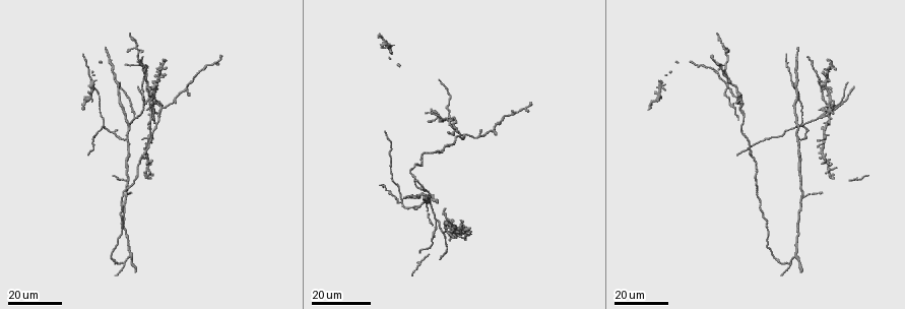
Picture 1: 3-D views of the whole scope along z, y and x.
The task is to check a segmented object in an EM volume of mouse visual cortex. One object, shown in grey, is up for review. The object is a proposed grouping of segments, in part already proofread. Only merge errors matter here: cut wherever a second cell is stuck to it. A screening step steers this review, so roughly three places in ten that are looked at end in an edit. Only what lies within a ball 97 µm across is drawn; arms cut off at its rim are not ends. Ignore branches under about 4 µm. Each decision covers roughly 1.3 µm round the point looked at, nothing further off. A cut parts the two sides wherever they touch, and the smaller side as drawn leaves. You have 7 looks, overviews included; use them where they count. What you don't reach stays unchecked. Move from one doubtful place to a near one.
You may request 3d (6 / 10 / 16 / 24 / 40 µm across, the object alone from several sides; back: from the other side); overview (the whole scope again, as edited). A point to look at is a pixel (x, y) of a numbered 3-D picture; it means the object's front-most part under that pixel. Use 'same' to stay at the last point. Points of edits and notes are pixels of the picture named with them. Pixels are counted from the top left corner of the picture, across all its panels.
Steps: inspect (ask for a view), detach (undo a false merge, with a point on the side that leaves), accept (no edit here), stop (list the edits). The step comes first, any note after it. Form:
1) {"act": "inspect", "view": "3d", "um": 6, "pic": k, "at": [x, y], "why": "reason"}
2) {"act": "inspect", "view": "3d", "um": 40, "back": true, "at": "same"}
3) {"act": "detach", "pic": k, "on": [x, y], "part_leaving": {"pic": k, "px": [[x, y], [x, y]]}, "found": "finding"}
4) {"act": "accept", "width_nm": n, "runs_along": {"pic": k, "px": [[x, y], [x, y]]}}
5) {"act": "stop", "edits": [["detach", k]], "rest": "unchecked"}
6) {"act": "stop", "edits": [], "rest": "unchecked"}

{"act": "inspect", "view": "3d", "um": 16, "pic": 1, "at": [126, 196], "why": "thin arm on a thick one"}

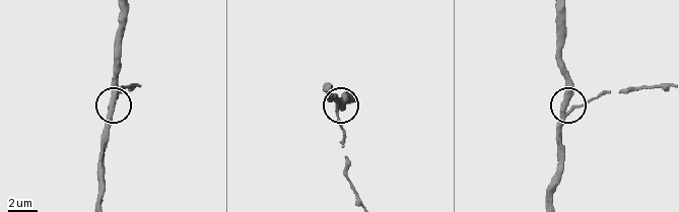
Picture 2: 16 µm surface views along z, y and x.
{"act": "inspect", "view": "3d", "um": 10, "pic": 2, "at": [338, 109]}

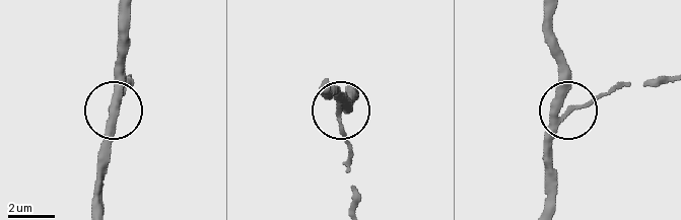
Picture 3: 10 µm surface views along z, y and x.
{"act": "accept", "arms": 3, "runs_along": {"pic": 3, "px": [[323, 84], [338, 112], [350, 168]]}, "found": "one cell here"}

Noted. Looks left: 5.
{"act": "inspect", "view": "3d", "um": 16, "pic": 1, "at": [726, 86], "why": "small branch off a trunk"}

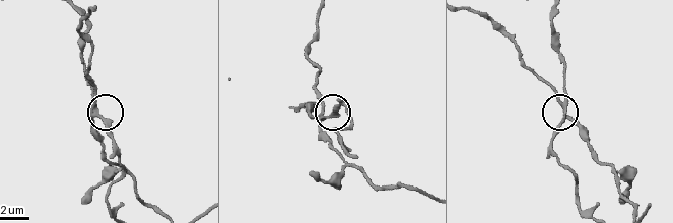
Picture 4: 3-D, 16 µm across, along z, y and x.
{"act": "inspect", "view": "3d", "um": 6, "pic": 4, "at": [562, 104]}

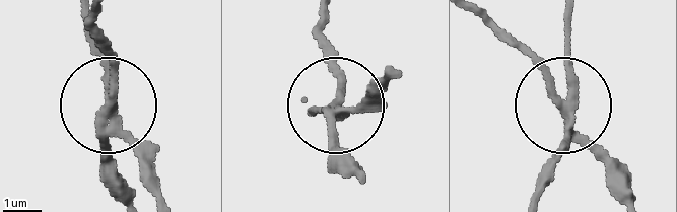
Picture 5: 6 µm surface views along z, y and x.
{"act": "inspect", "view": "3d", "um": 6, "back": true, "pic": 5, "at": [339, 105]}

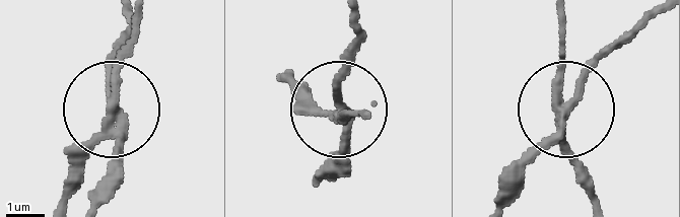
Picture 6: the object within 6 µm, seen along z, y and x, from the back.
{"act": "detach", "pic": 6, "on": [83, 167], "side_arm_um": 25, "part_leaving": {"pic": 6, "px": [[115, 118], [115, 63], [134, 14]]}, "found": "two cells meet here"}

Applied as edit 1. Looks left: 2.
{"act": "stop", "edits": [["detach", 6]], "rest": "unchecked"}

